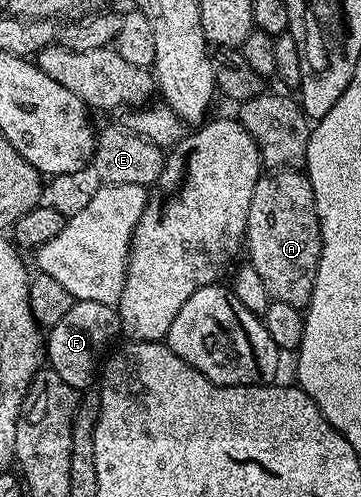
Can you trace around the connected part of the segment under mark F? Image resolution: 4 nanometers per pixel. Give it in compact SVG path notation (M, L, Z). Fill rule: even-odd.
M75 301L74 306L68 311L68 315L64 315L64 319L60 319L60 323L49 326L48 336L44 341L45 360L48 362L49 368L54 369L56 375L60 375L60 379L64 379L64 383L68 383L79 391L89 390L93 386L90 385L93 381L95 384L96 374L100 369L100 362L107 352L106 344L114 336L119 336L119 333L118 311L115 306L105 305L104 303L92 303L91 301Z

